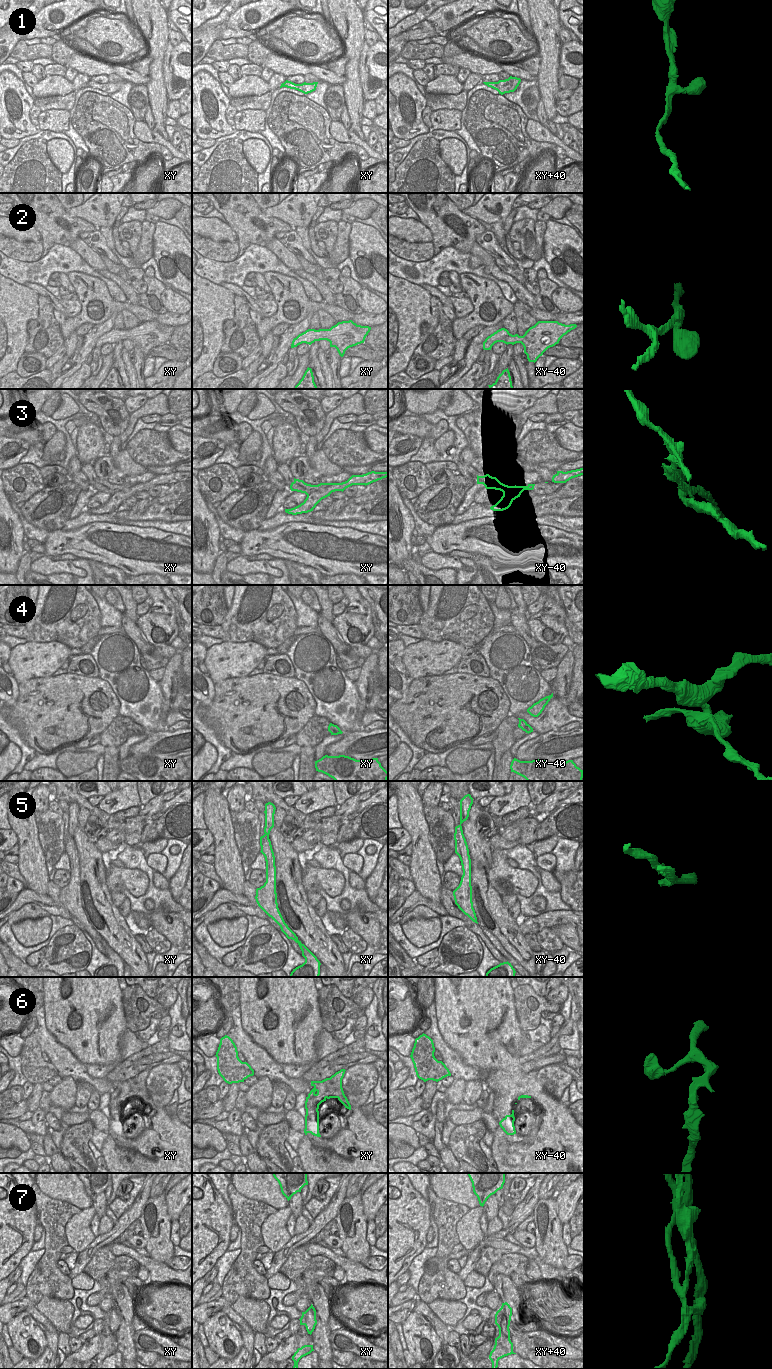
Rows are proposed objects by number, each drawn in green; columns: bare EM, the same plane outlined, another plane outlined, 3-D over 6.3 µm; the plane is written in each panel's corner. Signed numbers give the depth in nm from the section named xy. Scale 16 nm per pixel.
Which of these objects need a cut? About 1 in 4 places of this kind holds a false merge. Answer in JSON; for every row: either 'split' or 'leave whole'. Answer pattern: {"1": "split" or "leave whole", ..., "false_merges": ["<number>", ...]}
{"1": "leave whole", "2": "leave whole", "3": "split", "4": "split", "5": "split", "6": "leave whole", "7": "split", "false_merges": ["3", "4", "5", "7"]}

